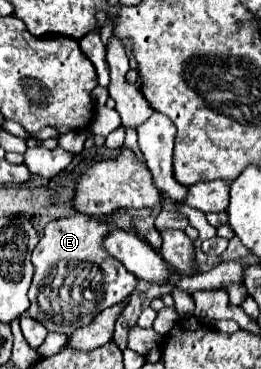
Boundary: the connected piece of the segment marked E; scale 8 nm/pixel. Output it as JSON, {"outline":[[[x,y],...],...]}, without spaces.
{"outline":[[[116,210],[108,216],[74,214],[46,224],[40,242],[32,252],[36,270],[28,290],[28,298],[32,302],[28,316],[42,322],[50,332],[70,336],[78,328],[88,326],[102,310],[128,298],[136,290],[138,278],[124,270],[124,264],[114,260],[102,248],[102,240],[112,228],[136,232],[132,214],[128,214],[128,210]]]}

